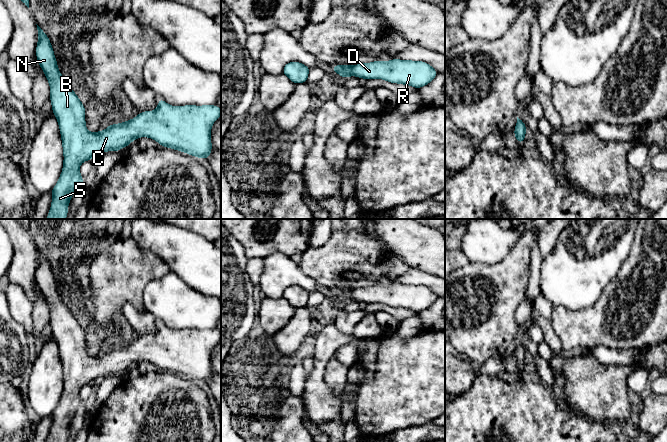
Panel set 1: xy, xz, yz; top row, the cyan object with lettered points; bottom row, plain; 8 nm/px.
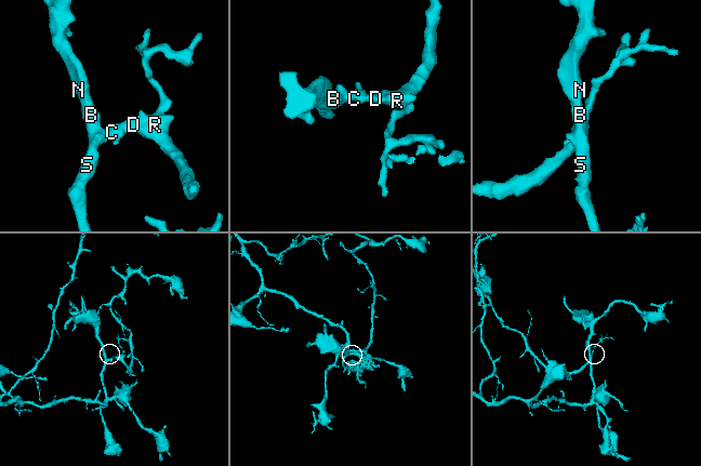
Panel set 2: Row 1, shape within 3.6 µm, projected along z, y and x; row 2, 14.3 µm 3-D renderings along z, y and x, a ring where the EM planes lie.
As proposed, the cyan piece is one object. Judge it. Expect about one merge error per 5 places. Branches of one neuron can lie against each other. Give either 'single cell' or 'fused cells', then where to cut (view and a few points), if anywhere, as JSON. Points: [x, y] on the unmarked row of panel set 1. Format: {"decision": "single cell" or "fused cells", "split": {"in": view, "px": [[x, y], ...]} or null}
{"decision": "single cell", "split": null}

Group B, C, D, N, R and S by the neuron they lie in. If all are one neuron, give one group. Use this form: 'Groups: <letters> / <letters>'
Groups: B C D N R S

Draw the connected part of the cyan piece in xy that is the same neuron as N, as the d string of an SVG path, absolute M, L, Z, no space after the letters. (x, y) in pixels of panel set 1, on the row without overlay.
M38 249L37 254L36 281L49 306L52 336L59 348L64 380L62 396L51 415L53 422L47 442L67 441L72 419L83 411L83 401L79 392L84 385L95 382L99 377L120 375L137 362L152 362L163 371L178 374L197 382L208 383L213 370L211 367L212 349L221 340L221 333L216 329L173 331L159 322L158 331L153 335L140 336L135 342L119 348L108 349L103 355L89 356L86 352L86 333L83 327L61 299L48 260Z

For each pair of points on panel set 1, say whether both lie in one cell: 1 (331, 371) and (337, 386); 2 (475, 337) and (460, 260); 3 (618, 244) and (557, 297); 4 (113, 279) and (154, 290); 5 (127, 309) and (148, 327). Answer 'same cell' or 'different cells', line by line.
1: same cell
2: different cells
3: same cell
4: different cells
5: same cell

